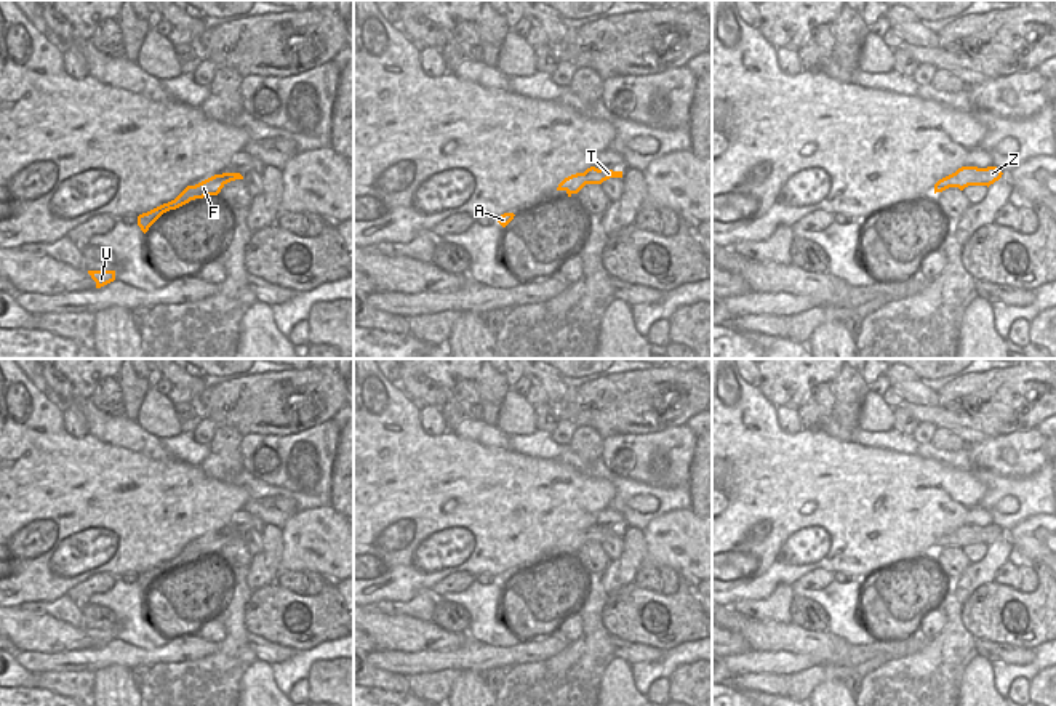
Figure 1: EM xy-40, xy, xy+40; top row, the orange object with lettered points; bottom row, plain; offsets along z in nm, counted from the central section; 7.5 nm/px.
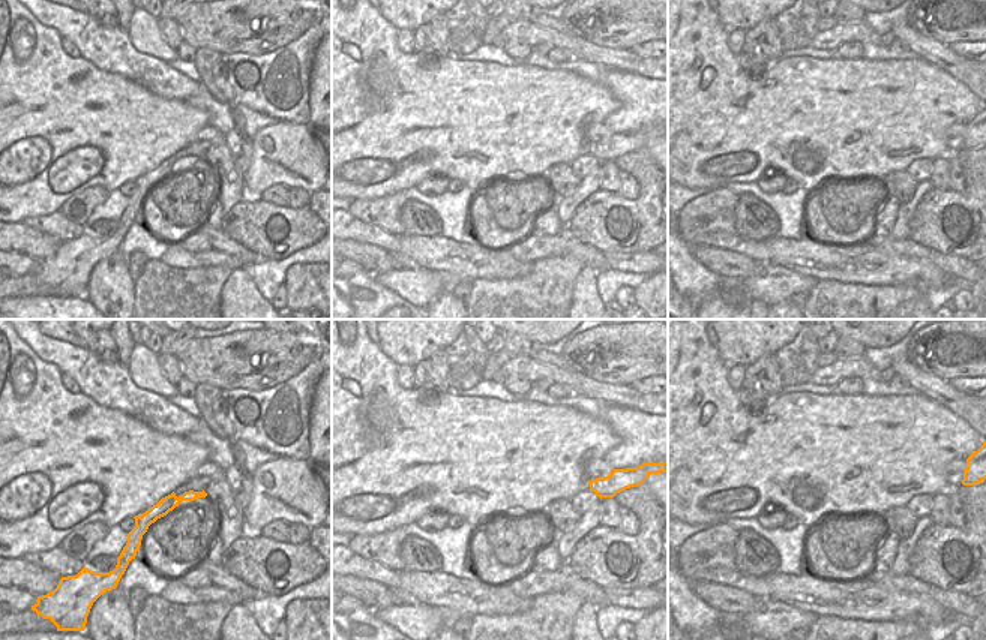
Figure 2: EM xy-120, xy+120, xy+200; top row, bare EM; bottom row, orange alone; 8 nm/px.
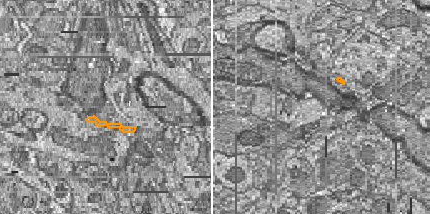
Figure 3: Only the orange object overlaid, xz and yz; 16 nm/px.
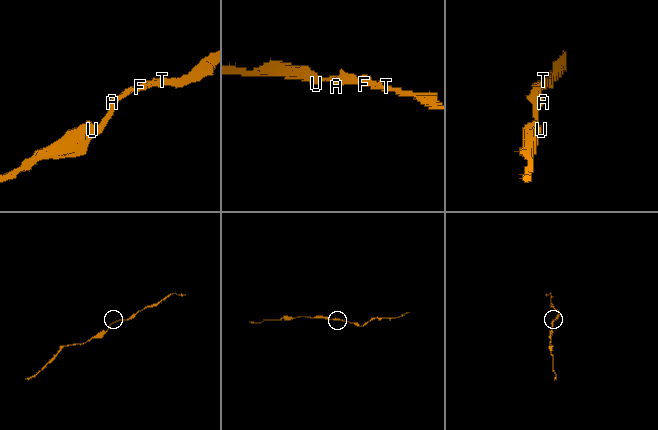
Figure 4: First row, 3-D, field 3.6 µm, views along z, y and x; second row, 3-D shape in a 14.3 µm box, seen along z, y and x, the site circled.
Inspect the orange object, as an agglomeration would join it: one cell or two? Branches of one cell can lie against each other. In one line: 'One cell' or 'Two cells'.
One cell.

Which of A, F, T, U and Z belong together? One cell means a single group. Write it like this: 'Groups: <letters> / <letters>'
Groups: A F T U Z

